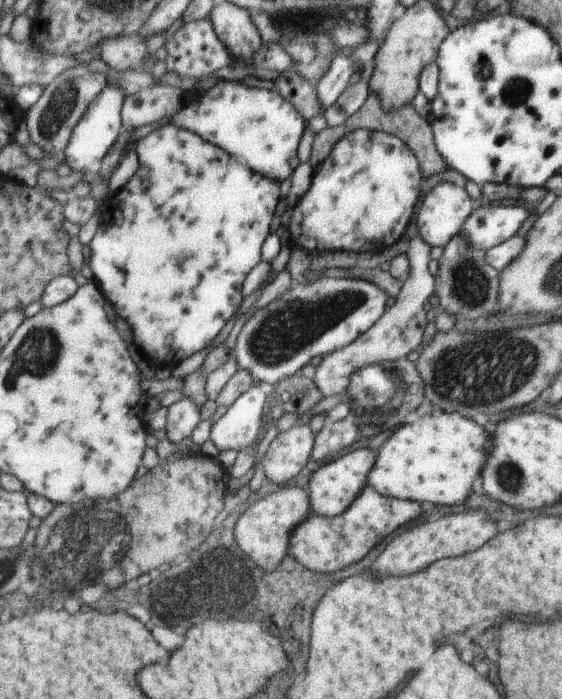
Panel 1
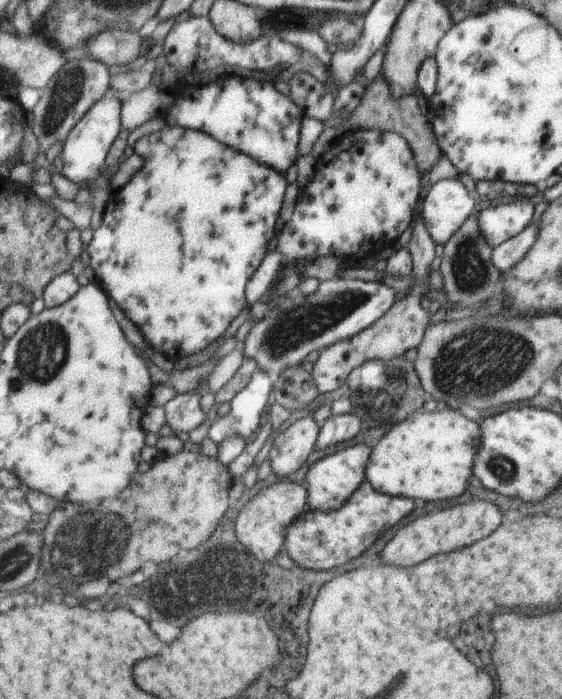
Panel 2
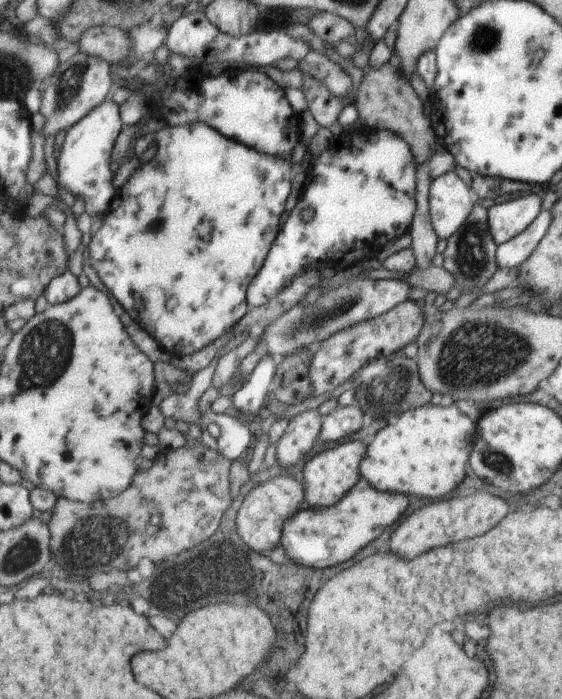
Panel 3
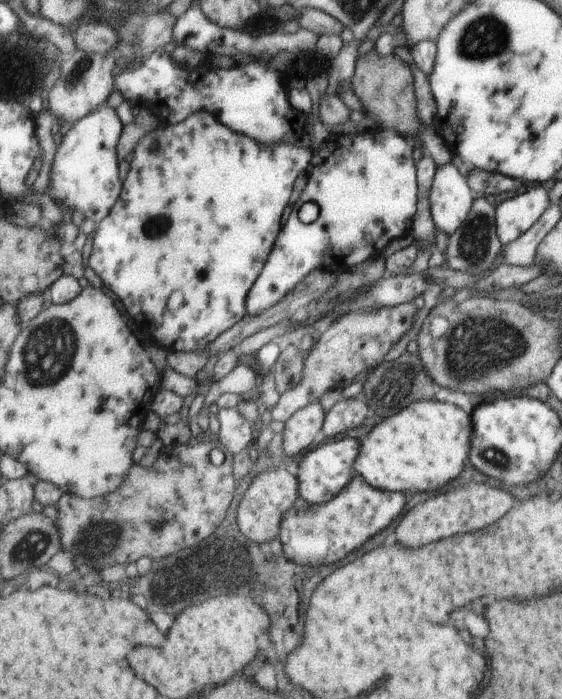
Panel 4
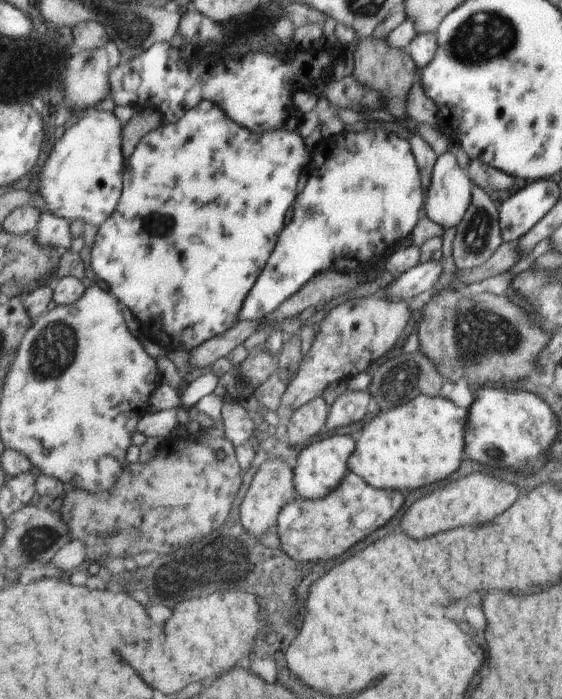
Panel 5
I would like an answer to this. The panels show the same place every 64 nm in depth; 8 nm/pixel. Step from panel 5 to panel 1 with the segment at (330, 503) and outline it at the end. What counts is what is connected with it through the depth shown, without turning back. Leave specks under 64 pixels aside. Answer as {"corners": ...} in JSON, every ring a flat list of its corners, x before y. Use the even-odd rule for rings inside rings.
{"corners":[[365,486,363,492,357,496,357,500,341,516,335,518,313,516,303,526,295,528,289,540,289,556,293,556,299,566,305,566,311,572,335,574,341,572,343,568,357,564,383,540,385,534,391,534,395,528,407,524,419,514,421,514,419,502,387,498,375,492,373,488]]}

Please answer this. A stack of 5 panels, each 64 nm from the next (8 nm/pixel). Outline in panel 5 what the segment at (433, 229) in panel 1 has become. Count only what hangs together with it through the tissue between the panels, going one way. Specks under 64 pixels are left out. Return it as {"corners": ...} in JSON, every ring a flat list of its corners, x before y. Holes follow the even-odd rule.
{"corners":[[449,152,439,156,433,166,433,176,427,188,425,216,441,228,457,228,457,224,469,208,469,200,471,186,463,170,455,166,453,156]]}

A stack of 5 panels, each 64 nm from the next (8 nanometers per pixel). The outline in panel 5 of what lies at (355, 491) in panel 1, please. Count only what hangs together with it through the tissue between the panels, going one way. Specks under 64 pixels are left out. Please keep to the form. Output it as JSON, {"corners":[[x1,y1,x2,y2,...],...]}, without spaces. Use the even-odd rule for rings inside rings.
{"corners":[[319,436,315,438,311,444,307,444,305,448,301,448,301,452,297,454,297,466,295,466,295,484,299,490,299,496,305,500,323,500,325,496,329,496,339,484,341,480,347,476,349,472,349,458,355,452,357,444,355,438,351,436]]}

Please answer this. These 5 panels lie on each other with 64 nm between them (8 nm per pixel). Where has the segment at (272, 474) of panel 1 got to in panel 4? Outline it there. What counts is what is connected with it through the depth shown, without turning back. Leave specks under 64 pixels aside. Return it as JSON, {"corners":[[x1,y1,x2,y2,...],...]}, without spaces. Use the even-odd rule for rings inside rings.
{"corners":[[319,402,307,404,305,408,297,410,285,422,285,428,281,432,283,456,289,458,289,456,305,454,307,450,311,450,323,438,321,436,323,420,325,420,325,412,321,410]]}

